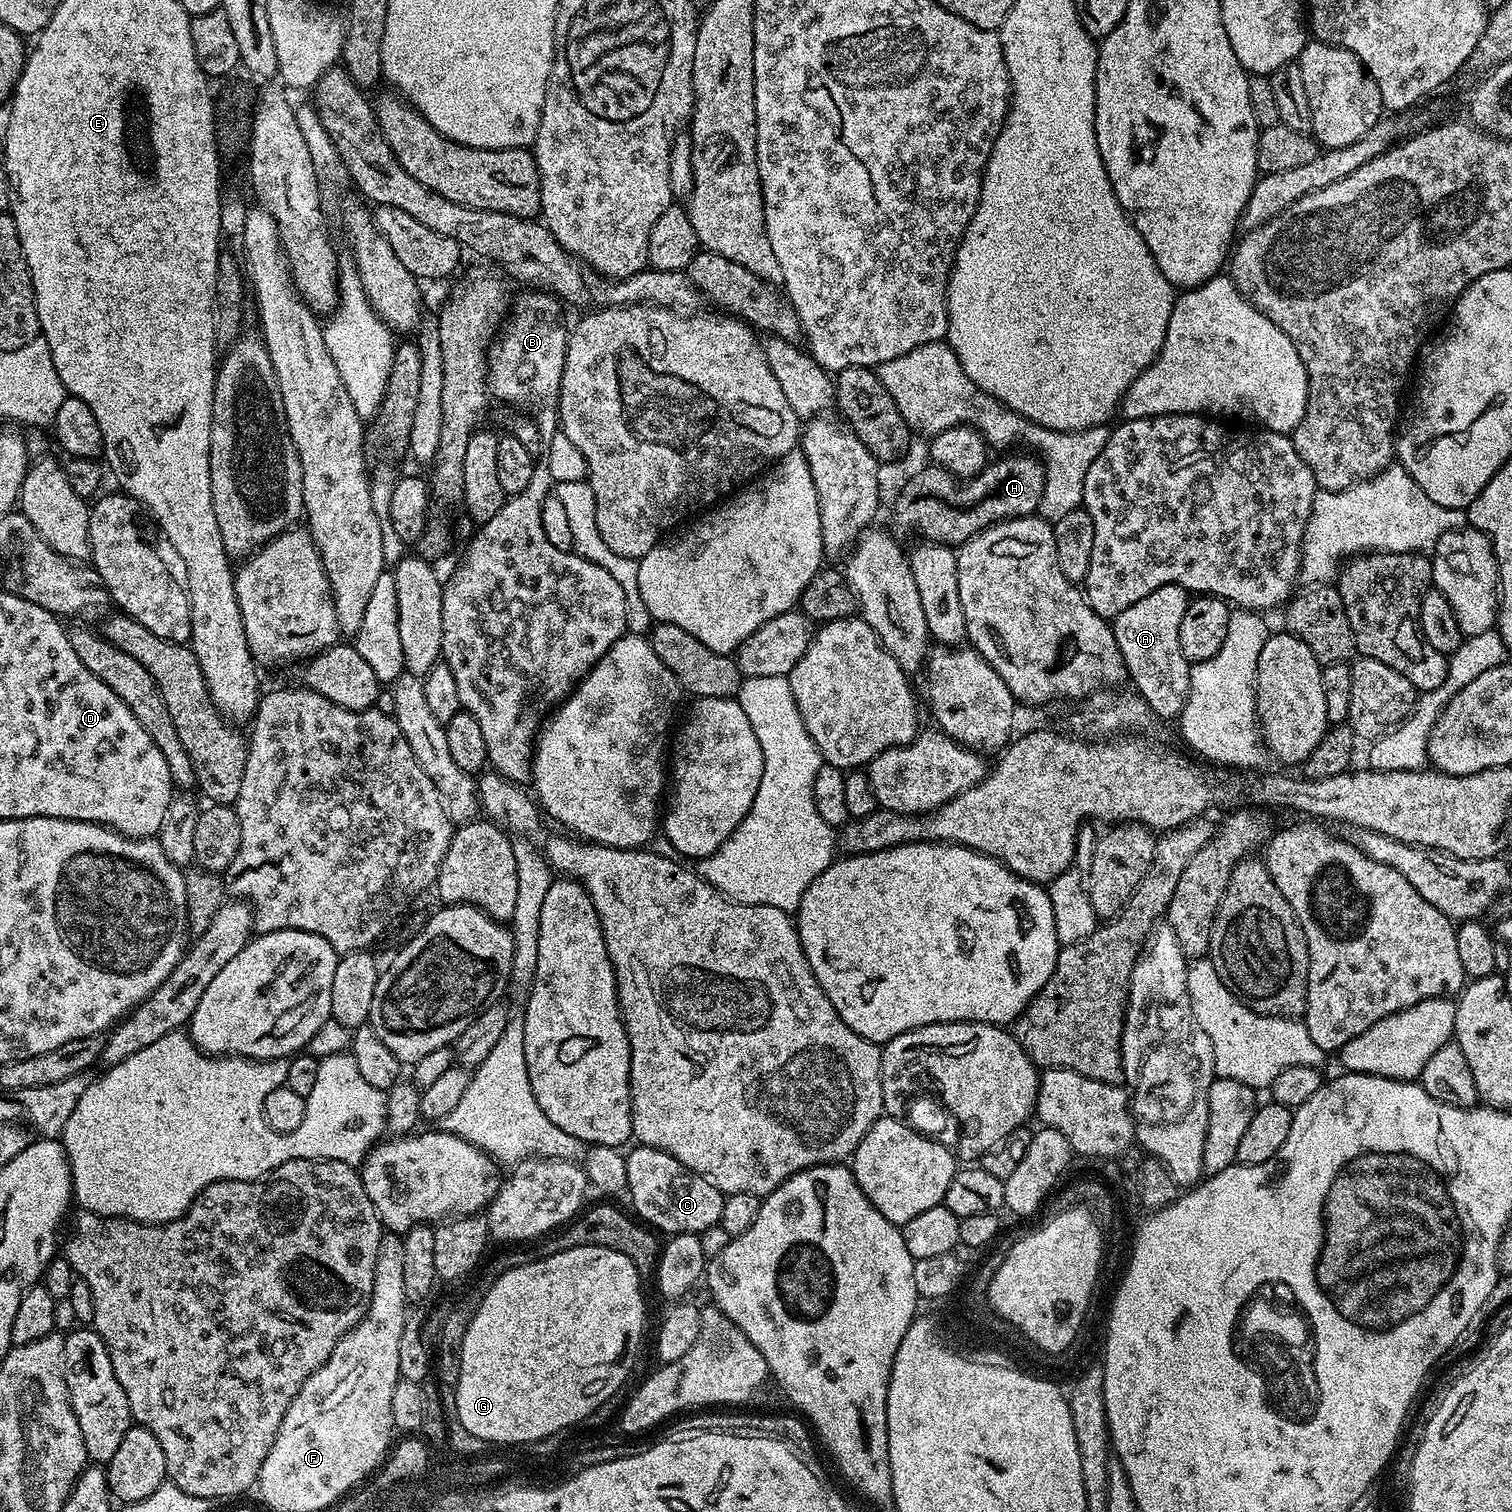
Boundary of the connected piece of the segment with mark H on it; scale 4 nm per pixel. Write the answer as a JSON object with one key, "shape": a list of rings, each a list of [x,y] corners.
{"shape":[[[1004,454],[1001,460],[993,459],[988,463],[977,476],[972,477],[970,480],[961,480],[957,477],[952,476],[944,468],[939,468],[937,464],[929,463],[927,467],[919,471],[913,477],[908,478],[906,486],[901,490],[899,496],[897,496],[895,503],[891,505],[890,511],[892,511],[892,520],[901,528],[904,532],[916,531],[920,538],[925,541],[932,541],[936,544],[944,544],[949,546],[959,546],[965,544],[970,537],[976,536],[982,530],[986,530],[992,524],[998,524],[1001,520],[1013,520],[1019,516],[1031,516],[1037,511],[1042,502],[1042,494],[1044,493],[1044,466],[1043,463],[1035,455],[1027,454],[1028,456],[1012,456],[1016,454]]]}

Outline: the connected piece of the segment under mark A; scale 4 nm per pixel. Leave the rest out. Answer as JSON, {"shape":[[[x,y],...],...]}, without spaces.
{"shape":[[[1158,586],[1158,590],[1146,594],[1146,598],[1138,598],[1134,606],[1126,606],[1111,621],[1131,687],[1150,706],[1153,717],[1159,719],[1161,716],[1175,721],[1190,694],[1192,665],[1182,654],[1182,642],[1178,642],[1178,626],[1182,626],[1182,614],[1186,614],[1189,599],[1190,593],[1182,586]]]}

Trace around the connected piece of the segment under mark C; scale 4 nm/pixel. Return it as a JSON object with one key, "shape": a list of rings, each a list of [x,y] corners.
{"shape":[[[636,1146],[632,1153],[628,1152],[625,1155],[625,1164],[628,1183],[626,1196],[632,1199],[631,1211],[645,1225],[661,1233],[664,1231],[664,1234],[677,1232],[699,1234],[702,1230],[720,1223],[725,1193],[710,1186],[706,1178],[694,1174],[686,1165],[674,1159],[670,1153],[657,1148]]]}

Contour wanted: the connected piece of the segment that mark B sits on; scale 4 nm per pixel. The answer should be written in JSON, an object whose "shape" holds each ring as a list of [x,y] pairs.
{"shape":[[[524,291],[528,292],[514,300],[510,315],[488,349],[488,386],[495,399],[497,396],[500,400],[532,408],[531,415],[540,431],[541,441],[549,442],[560,432],[558,401],[570,328],[560,321],[562,304],[551,292]]]}

